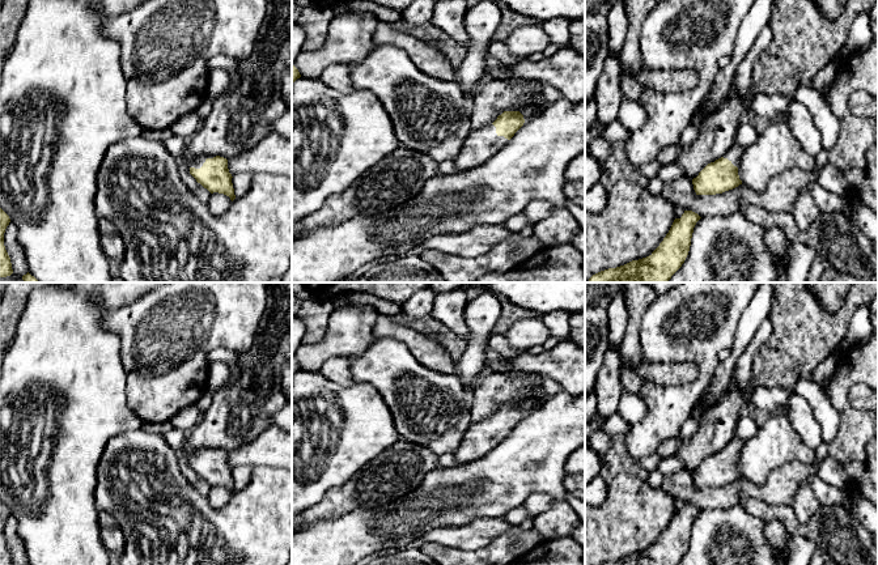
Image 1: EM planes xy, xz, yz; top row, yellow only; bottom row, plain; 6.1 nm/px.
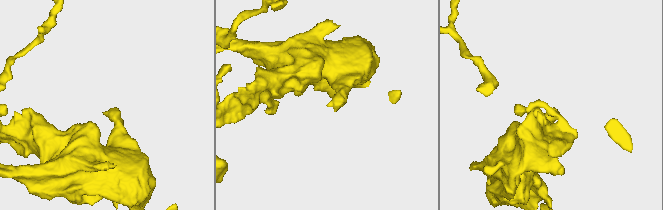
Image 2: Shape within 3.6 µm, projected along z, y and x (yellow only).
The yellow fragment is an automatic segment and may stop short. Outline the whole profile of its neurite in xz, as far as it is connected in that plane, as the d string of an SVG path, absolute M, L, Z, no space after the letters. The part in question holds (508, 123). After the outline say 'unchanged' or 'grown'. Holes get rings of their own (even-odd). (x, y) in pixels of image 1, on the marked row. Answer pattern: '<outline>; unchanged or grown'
M504 111L492 124L480 129L471 129L454 160L457 170L468 171L492 158L508 144L523 123L523 115L519 111Z; grown

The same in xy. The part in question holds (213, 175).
M203 154L190 165L190 174L211 194L219 192L236 199L228 160L215 154Z; grown

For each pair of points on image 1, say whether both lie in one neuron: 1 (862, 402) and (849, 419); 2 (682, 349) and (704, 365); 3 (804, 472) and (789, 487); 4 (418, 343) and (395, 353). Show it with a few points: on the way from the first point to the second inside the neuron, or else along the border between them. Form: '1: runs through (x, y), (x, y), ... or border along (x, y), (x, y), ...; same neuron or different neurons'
1: border along (855, 383), (849, 390), (849, 402), (864, 412); different neurons
2: runs through (687, 349), (699, 360); same neuron
3: runs through (800, 476), (793, 483); same neuron
4: border along (377, 339), (401, 340), (429, 368); different neurons

